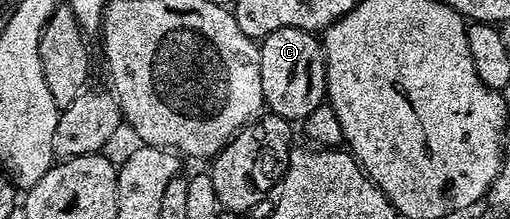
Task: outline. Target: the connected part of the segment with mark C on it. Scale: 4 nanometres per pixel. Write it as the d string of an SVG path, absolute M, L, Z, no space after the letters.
M300 28L273 30L259 44L261 66L261 94L266 111L292 122L301 122L327 95L327 62L323 59L323 45L314 32Z

